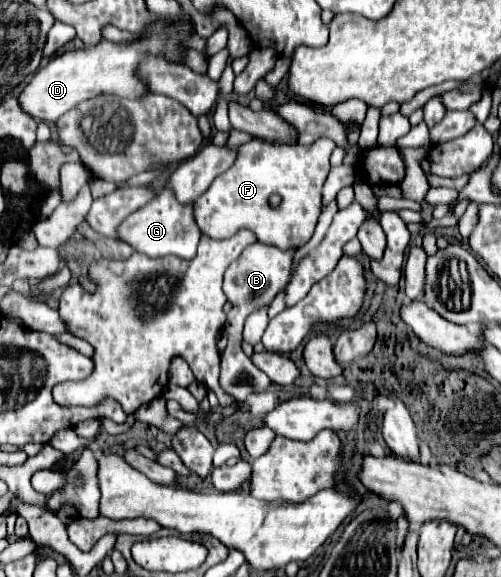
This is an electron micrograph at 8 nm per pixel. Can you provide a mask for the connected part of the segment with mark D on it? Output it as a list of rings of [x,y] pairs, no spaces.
[[[179,23],[177,29],[167,29],[167,25],[153,25],[147,29],[151,37],[147,37],[141,43],[129,43],[139,41],[143,35],[141,33],[130,33],[120,30],[112,25],[107,25],[102,30],[103,38],[115,43],[127,43],[127,45],[115,45],[109,41],[99,41],[97,45],[91,47],[75,46],[74,39],[64,46],[64,52],[41,67],[33,79],[25,85],[23,93],[19,93],[17,101],[23,113],[39,119],[39,121],[57,121],[65,111],[75,107],[77,103],[91,99],[101,93],[111,93],[119,97],[141,97],[147,93],[145,85],[135,77],[137,63],[143,55],[149,53],[163,53],[171,61],[181,61],[181,49],[177,47],[179,39],[191,33],[191,25]]]

